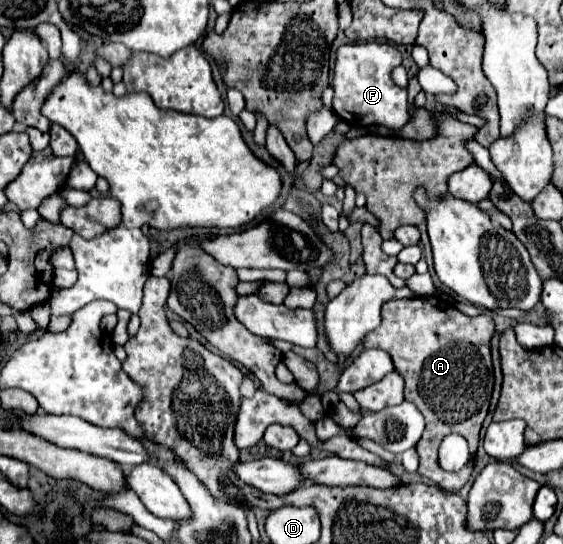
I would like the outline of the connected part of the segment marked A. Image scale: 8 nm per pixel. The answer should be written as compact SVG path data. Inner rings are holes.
M435 295L387 301L381 309L381 317L381 325L365 335L361 345L365 349L379 347L391 355L395 371L405 381L405 399L415 403L427 421L425 433L415 447L421 461L417 473L435 481L441 489L457 493L471 477L479 431L493 391L491 339L495 333L495 321L485 315L467 317ZM451 433L463 435L471 451L471 461L458 472L446 472L437 463L439 443Z

